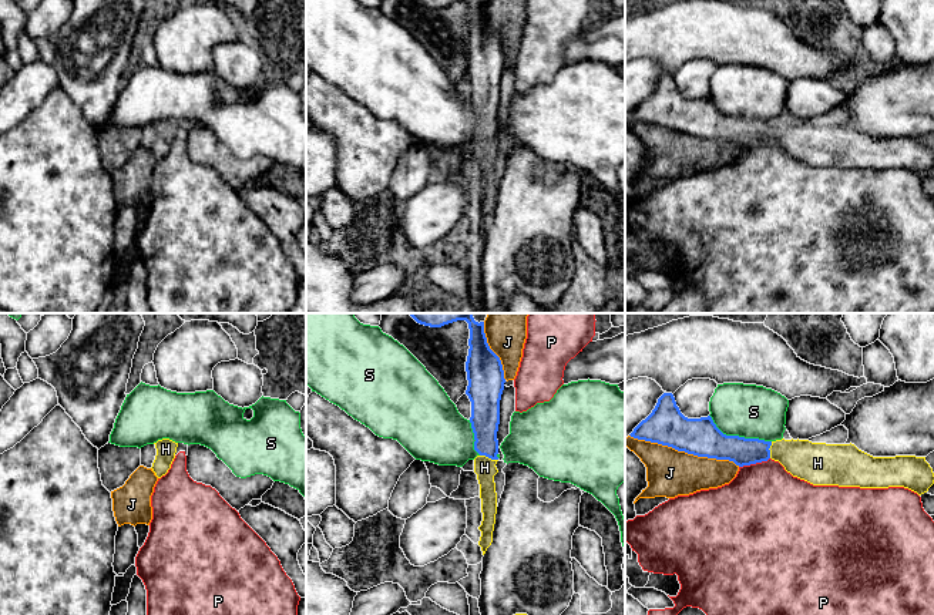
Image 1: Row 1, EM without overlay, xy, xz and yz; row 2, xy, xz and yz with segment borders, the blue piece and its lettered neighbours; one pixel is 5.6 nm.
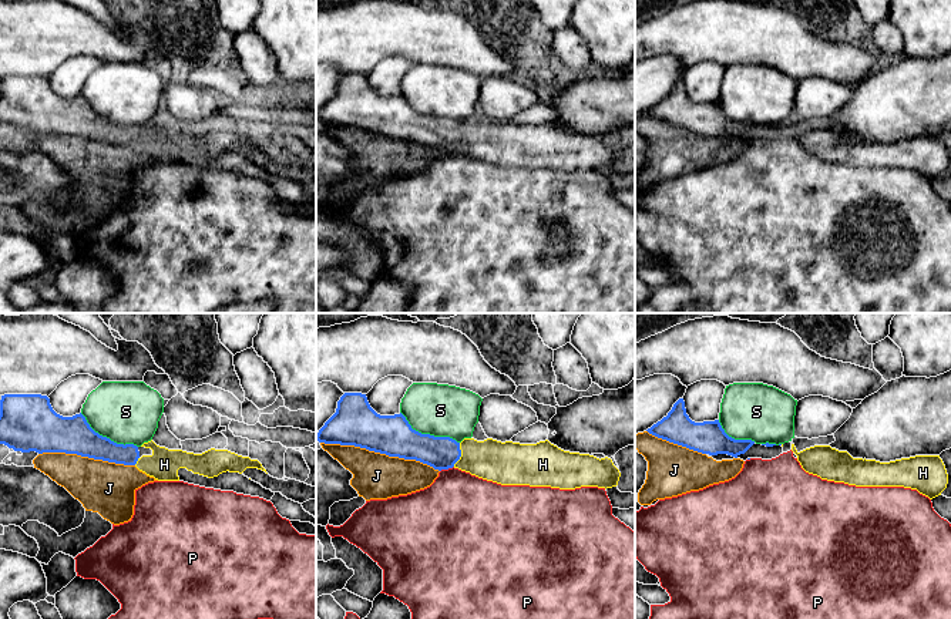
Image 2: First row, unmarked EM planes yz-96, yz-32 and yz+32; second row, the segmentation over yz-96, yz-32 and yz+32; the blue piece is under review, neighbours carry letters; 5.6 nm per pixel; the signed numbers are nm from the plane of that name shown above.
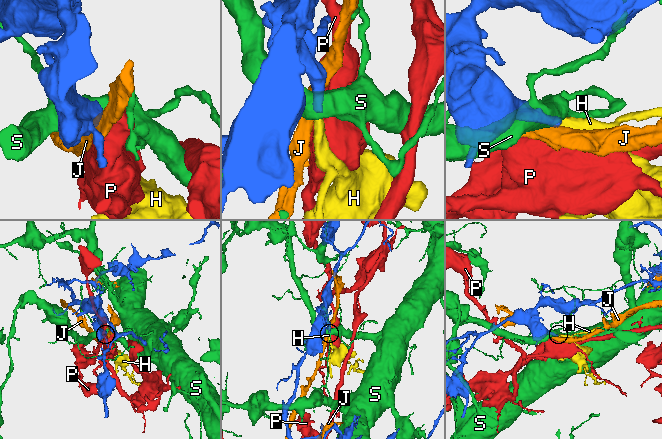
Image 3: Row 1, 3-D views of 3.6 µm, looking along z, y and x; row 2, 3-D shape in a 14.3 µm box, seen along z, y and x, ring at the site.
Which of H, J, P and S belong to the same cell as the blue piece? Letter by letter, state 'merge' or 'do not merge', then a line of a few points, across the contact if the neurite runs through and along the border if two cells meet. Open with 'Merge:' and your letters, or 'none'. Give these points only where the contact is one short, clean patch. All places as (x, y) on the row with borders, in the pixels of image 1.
Merge: H
H: merge | xz (484, 419), (489, 457), (484, 467)
J: do not merge
P: do not merge | yz (769, 457), (739, 467)
S: do not merge

